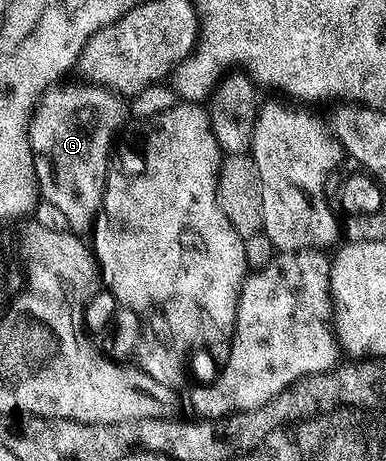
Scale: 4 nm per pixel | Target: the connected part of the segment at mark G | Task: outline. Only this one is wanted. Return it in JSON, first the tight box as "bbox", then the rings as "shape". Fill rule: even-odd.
{"bbox":[29,83,127,235],"shape":[[[61,83],[48,89],[37,102],[33,111],[33,122],[29,124],[29,146],[33,148],[33,166],[37,176],[40,200],[59,207],[67,219],[68,232],[78,235],[92,234],[102,212],[101,204],[105,198],[105,180],[109,178],[109,148],[113,136],[121,129],[127,118],[127,105],[118,94],[97,85],[80,83],[67,85]]]}

